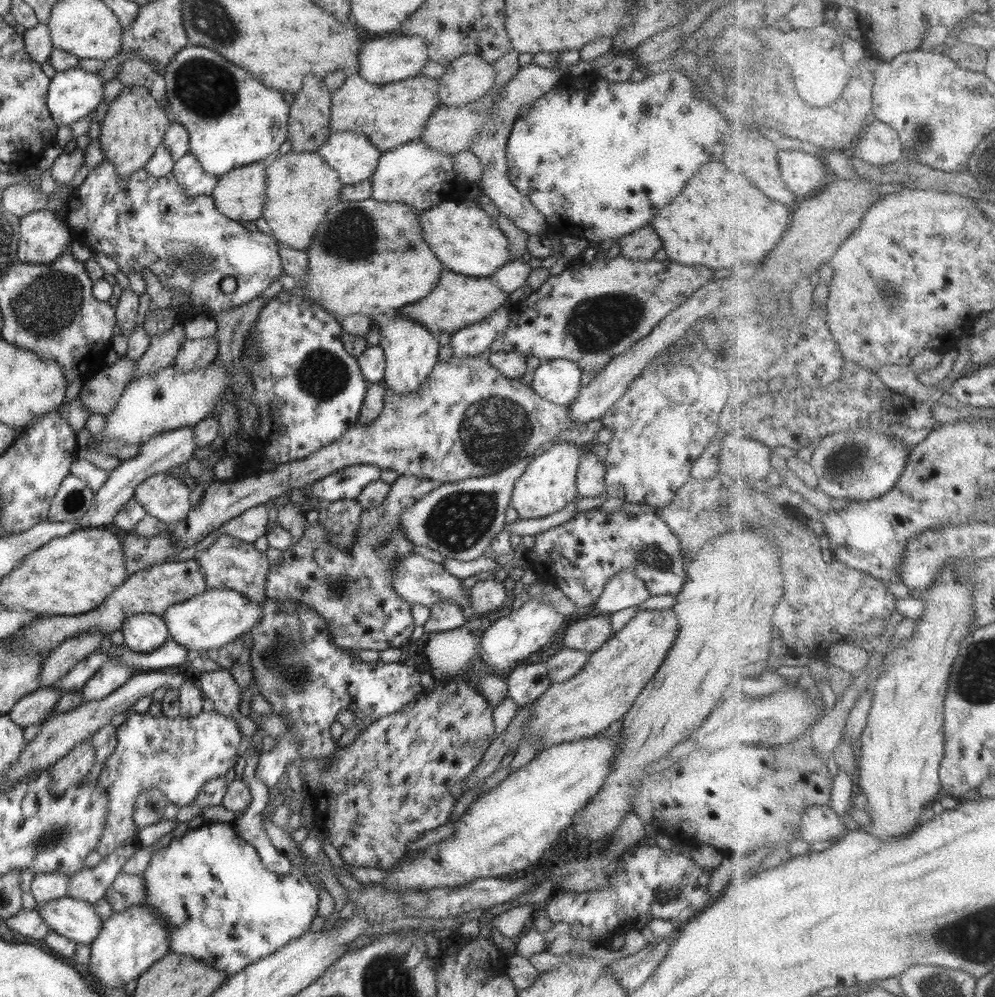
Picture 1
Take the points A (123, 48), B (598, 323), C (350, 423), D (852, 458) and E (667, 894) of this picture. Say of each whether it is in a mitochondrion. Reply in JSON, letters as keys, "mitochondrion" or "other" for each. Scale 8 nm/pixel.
{"A":"other","B":"mitochondrion","C":"other","D":"mitochondrion","E":"mitochondrion"}

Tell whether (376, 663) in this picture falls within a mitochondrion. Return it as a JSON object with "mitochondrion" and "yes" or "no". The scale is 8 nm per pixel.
{"mitochondrion":"no"}

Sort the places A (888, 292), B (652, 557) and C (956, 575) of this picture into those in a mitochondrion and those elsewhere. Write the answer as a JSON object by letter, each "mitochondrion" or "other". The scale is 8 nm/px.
{"A":"mitochondrion","B":"mitochondrion","C":"mitochondrion"}

